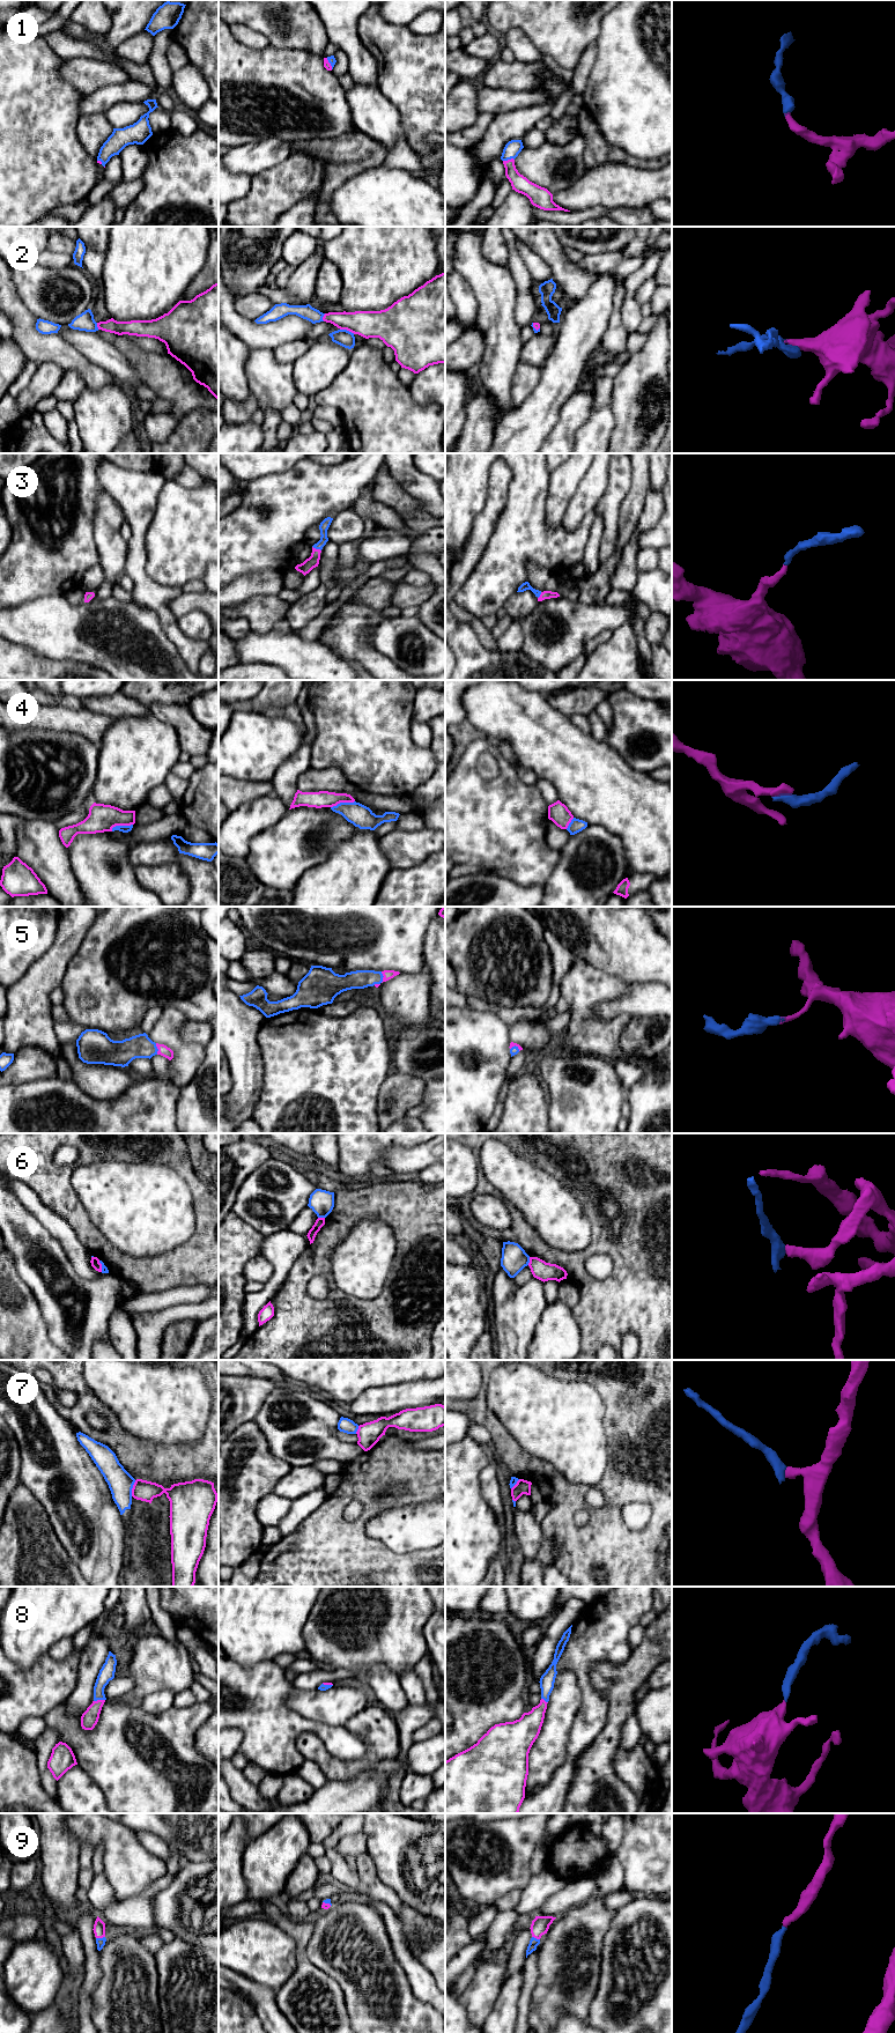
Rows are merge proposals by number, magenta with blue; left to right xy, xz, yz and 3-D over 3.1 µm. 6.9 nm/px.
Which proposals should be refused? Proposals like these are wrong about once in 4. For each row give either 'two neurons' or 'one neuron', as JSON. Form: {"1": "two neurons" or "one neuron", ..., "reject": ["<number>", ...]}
{"1": "one neuron", "2": "one neuron", "3": "one neuron", "4": "two neurons", "5": "one neuron", "6": "two neurons", "7": "two neurons", "8": "one neuron", "9": "one neuron", "reject": ["4", "6", "7"]}

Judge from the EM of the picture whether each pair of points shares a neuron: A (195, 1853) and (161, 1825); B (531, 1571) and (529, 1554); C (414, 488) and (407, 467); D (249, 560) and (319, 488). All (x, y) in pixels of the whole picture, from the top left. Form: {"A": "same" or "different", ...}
{"A": "same", "B": "different", "C": "same", "D": "same"}

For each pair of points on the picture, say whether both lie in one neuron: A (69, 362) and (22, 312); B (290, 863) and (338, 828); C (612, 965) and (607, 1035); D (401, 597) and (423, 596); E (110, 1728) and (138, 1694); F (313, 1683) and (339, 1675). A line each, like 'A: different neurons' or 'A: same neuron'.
A: same neuron
B: same neuron
C: different neurons
D: same neuron
E: different neurons
F: same neuron

